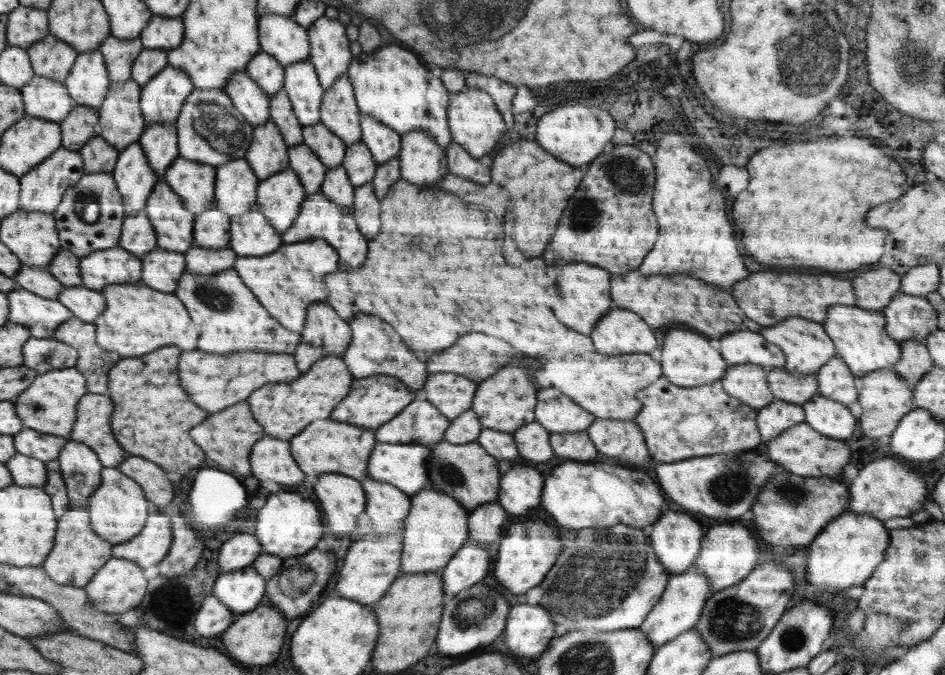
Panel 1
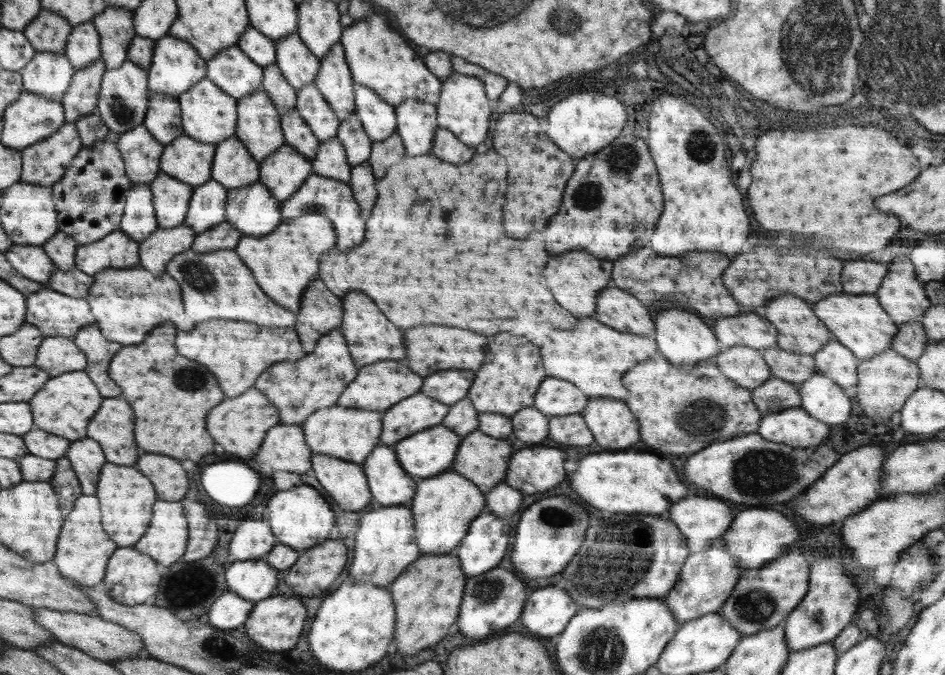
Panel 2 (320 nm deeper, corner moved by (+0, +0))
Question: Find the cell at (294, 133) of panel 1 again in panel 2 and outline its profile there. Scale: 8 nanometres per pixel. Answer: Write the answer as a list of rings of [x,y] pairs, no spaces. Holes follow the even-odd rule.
[[[276,64],[263,68],[261,90],[264,90],[268,94],[281,115],[295,108],[297,92],[293,90]]]

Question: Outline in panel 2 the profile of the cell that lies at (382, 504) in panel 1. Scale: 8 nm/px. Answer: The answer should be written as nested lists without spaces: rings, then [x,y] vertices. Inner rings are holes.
[[[378,446],[363,466],[371,482],[374,500],[380,506],[404,505],[406,500],[413,500],[416,482],[399,463],[394,446]]]

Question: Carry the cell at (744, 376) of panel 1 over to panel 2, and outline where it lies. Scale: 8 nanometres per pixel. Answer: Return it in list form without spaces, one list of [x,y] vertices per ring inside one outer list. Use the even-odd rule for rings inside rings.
[[[736,345],[723,349],[714,357],[714,362],[726,378],[750,390],[771,376],[762,351],[754,347]]]

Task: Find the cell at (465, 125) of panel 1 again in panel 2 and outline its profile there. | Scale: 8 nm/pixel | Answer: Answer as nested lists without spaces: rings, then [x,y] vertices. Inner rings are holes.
[[[452,73],[442,84],[441,98],[437,105],[437,123],[452,132],[464,144],[474,147],[482,144],[490,130],[492,108],[486,97],[485,84],[476,77]]]

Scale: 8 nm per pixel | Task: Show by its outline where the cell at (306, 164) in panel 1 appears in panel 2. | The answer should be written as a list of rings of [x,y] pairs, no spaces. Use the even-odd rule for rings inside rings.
[[[296,108],[281,115],[281,125],[284,129],[285,143],[312,162],[320,150],[321,141]]]

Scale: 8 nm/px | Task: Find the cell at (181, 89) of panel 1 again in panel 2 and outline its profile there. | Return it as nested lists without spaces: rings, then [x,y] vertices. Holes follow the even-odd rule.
[[[170,35],[156,41],[152,65],[148,70],[150,94],[166,94],[166,96],[178,97],[190,89],[208,75],[208,62],[198,56],[198,50],[180,38]]]

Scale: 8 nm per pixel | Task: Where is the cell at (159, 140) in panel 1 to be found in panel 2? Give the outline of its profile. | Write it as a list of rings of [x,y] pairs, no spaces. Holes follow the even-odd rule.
[[[150,94],[148,114],[143,125],[162,144],[172,143],[185,132],[180,102],[166,94]]]

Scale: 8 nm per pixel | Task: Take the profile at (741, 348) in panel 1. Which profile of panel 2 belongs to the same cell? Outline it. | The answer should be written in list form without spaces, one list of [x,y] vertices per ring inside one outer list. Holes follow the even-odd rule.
[[[745,311],[736,316],[717,318],[714,332],[722,351],[736,345],[763,350],[776,346],[779,336],[777,328],[768,319],[756,312]]]

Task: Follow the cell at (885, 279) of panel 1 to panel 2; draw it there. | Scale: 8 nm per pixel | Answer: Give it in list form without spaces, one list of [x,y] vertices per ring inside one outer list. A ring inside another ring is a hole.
[[[846,262],[842,272],[843,292],[851,295],[875,294],[887,272],[886,264],[880,262]]]

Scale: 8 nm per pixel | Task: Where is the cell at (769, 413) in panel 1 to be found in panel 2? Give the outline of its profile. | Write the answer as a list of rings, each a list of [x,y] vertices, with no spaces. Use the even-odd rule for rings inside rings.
[[[768,377],[758,388],[751,390],[751,395],[762,415],[801,406],[798,386],[780,377]]]

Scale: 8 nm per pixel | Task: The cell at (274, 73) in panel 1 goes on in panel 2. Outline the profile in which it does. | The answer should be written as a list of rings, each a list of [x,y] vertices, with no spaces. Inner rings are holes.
[[[252,25],[240,36],[237,46],[252,62],[262,68],[277,64],[276,42],[258,32],[256,28],[252,28]]]

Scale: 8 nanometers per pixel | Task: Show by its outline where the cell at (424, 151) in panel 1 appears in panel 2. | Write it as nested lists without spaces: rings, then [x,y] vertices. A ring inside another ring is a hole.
[[[406,100],[396,107],[397,133],[408,156],[430,153],[436,138],[437,105],[422,100]]]

